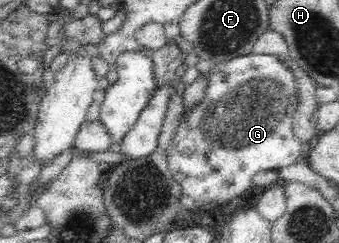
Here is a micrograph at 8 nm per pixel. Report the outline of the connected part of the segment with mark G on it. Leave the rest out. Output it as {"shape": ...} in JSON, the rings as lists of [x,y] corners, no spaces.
{"shape":[[[252,53],[239,55],[238,57],[234,57],[234,59],[230,59],[230,61],[220,63],[217,73],[214,73],[209,79],[209,85],[206,87],[206,95],[198,102],[198,105],[195,105],[181,118],[179,125],[176,127],[175,135],[166,146],[166,159],[168,160],[169,169],[176,182],[180,184],[182,193],[188,195],[188,197],[192,197],[195,205],[199,208],[214,202],[221,204],[222,202],[231,201],[232,199],[253,196],[255,190],[251,181],[254,174],[264,169],[275,170],[288,167],[288,165],[292,165],[294,162],[301,160],[303,155],[302,144],[298,141],[298,138],[296,138],[293,132],[293,117],[299,104],[299,97],[298,78],[294,76],[294,72],[279,56]]]}

